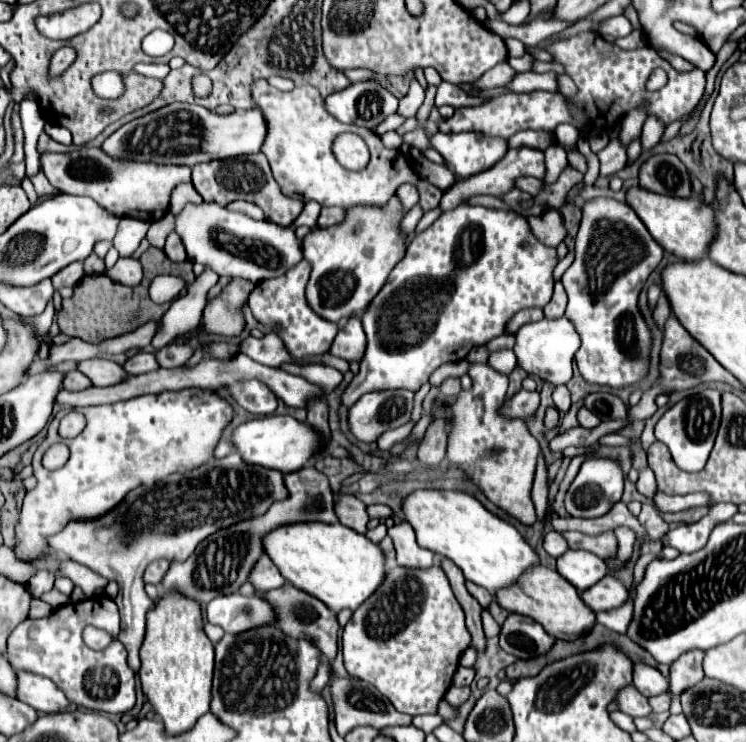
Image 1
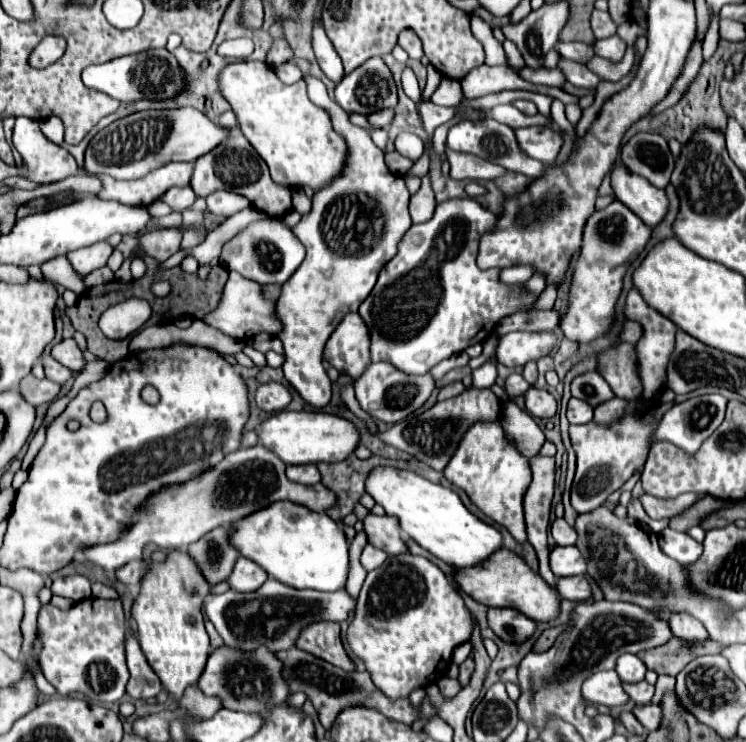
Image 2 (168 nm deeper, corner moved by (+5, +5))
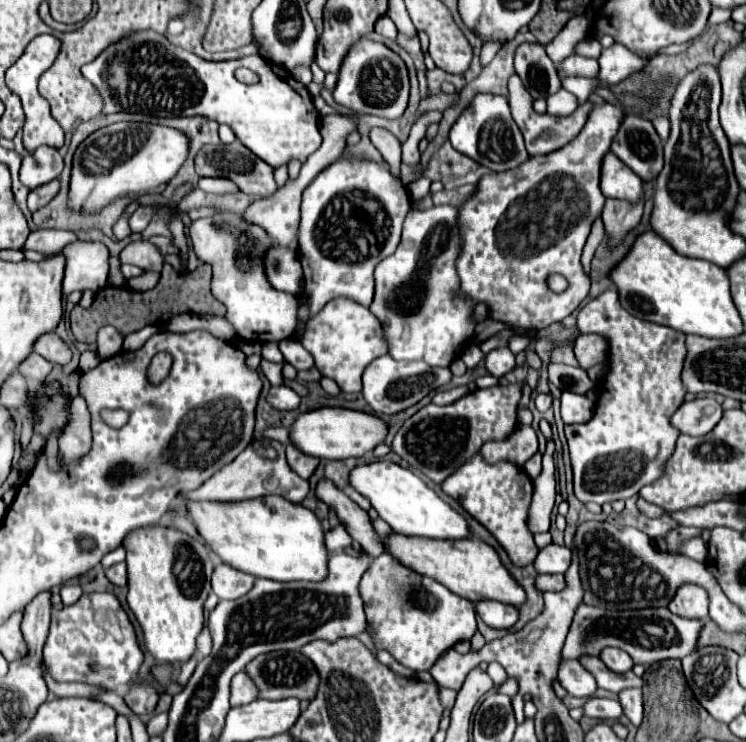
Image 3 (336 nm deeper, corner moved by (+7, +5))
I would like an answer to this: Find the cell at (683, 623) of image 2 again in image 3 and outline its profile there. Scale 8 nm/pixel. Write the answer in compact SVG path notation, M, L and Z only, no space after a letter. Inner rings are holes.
M684 583L682 589L676 591L674 599L670 601L668 609L682 617L692 619L706 619L708 617L708 595L704 587L696 583Z

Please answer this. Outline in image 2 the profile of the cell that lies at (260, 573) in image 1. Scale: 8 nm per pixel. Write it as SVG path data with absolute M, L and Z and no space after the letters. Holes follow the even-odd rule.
M238 557L236 567L232 575L228 577L228 583L234 591L248 593L248 591L256 591L258 587L262 587L266 579L268 579L268 573L258 563L254 563L248 557Z

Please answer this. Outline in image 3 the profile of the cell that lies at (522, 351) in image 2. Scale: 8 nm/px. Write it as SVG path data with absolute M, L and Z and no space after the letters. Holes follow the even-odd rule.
M500 347L500 349L490 351L486 355L484 363L486 363L488 373L492 373L494 377L502 377L502 375L506 375L508 371L514 369L514 353L506 347Z

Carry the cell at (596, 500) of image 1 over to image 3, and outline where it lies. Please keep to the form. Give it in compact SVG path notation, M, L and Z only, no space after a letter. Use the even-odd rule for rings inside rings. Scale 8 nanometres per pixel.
M610 287L608 291L586 303L578 313L576 327L580 333L596 333L608 341L608 371L596 385L598 403L594 417L584 425L566 425L570 463L574 471L574 495L582 503L594 501L598 505L604 505L616 499L634 497L640 493L640 487L654 483L664 475L666 461L674 453L676 439L680 435L680 431L672 427L670 417L686 395L680 379L682 363L686 359L686 335L626 313L618 303L616 287Z

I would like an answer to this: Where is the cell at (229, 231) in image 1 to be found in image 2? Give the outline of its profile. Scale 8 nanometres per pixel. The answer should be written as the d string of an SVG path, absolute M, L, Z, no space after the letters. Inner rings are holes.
M258 219L240 231L234 239L224 243L220 265L228 271L236 271L246 279L252 279L260 285L264 283L286 283L288 277L304 261L304 245L296 239L292 229L288 229L280 219Z

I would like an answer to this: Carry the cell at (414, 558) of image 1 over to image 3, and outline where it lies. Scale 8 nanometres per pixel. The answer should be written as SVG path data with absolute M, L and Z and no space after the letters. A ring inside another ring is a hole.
M320 479L316 485L316 497L326 503L330 509L336 511L338 521L344 525L344 529L350 533L354 541L360 543L360 547L370 555L378 557L382 549L382 541L378 539L376 531L372 529L370 517L364 509L360 509L342 489L336 489L330 479Z

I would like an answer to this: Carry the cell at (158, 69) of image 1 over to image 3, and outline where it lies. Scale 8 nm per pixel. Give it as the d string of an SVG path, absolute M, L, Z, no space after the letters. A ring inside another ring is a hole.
M134 31L122 37L122 41L114 43L112 47L106 47L94 61L86 63L82 67L82 75L100 91L104 101L102 113L106 115L120 111L144 113L158 119L202 115L206 119L214 119L220 125L222 123L228 125L234 131L234 135L240 139L240 143L248 147L256 157L264 159L270 167L286 165L292 157L306 161L308 155L318 149L318 143L322 143L322 135L318 131L318 111L312 103L312 95L308 93L308 89L300 85L300 81L296 81L290 71L274 65L262 55L250 55L232 61L206 61L178 45L172 45L166 39L166 35L160 35L156 31ZM238 67L248 67L252 71L258 71L260 83L256 85L240 83L234 77L234 71Z

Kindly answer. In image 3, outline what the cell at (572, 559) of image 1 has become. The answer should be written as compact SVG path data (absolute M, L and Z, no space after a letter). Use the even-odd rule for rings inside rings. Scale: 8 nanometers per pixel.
M550 543L534 559L534 569L538 573L564 573L570 567L572 551L564 545Z

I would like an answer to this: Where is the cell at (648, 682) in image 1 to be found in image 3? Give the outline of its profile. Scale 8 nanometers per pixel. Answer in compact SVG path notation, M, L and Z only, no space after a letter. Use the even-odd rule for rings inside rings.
M606 647L606 651L602 651L600 659L606 663L608 669L616 671L616 673L624 673L624 671L630 671L632 669L632 659L628 653L624 653L622 649L616 649L616 647Z

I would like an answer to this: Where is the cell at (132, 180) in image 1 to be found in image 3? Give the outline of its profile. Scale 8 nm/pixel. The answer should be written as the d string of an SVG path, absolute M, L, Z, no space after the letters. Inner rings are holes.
M48 145L38 147L30 157L22 159L20 181L26 187L34 189L34 187L54 181L60 175L62 167L64 167L64 161L54 147L48 147Z

